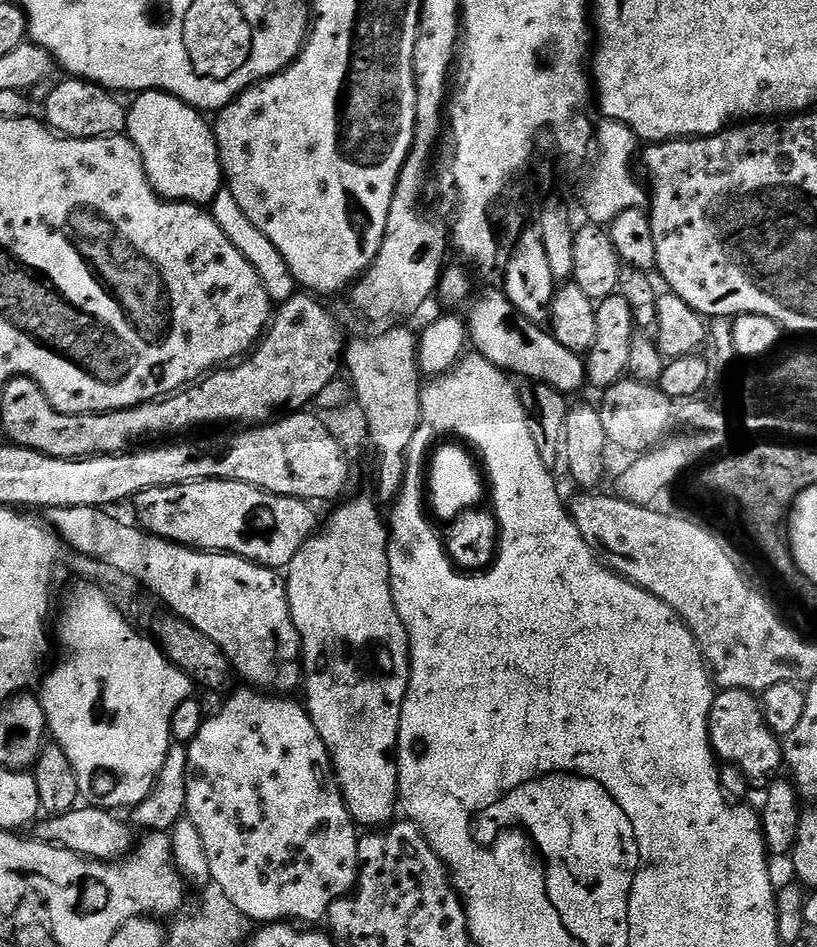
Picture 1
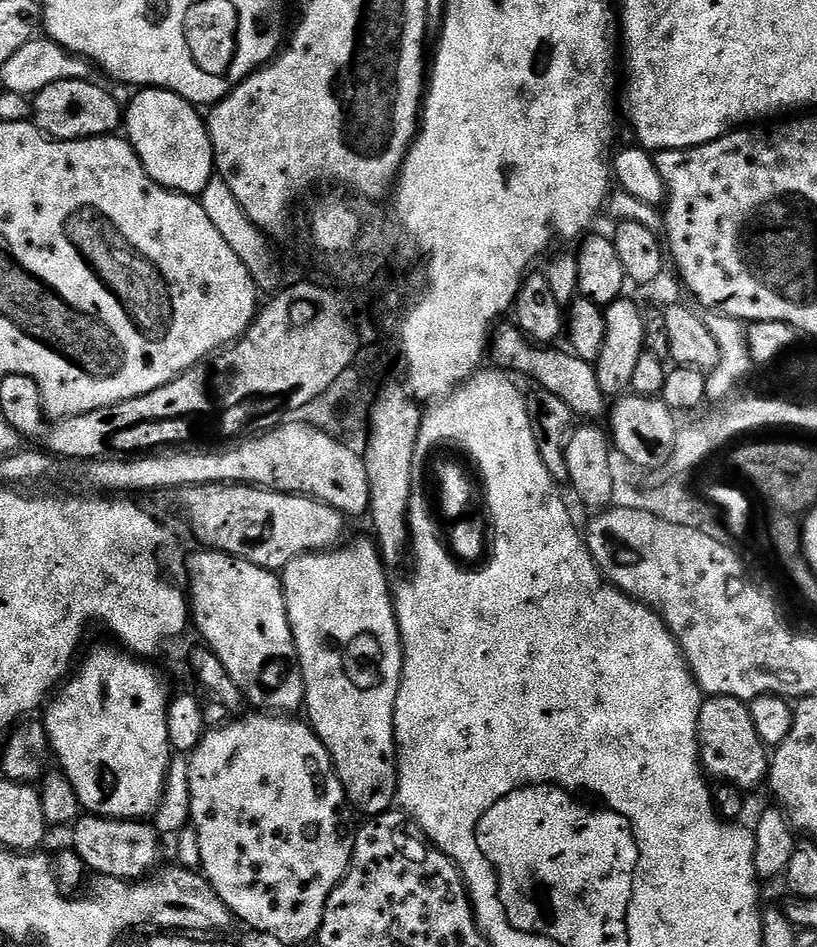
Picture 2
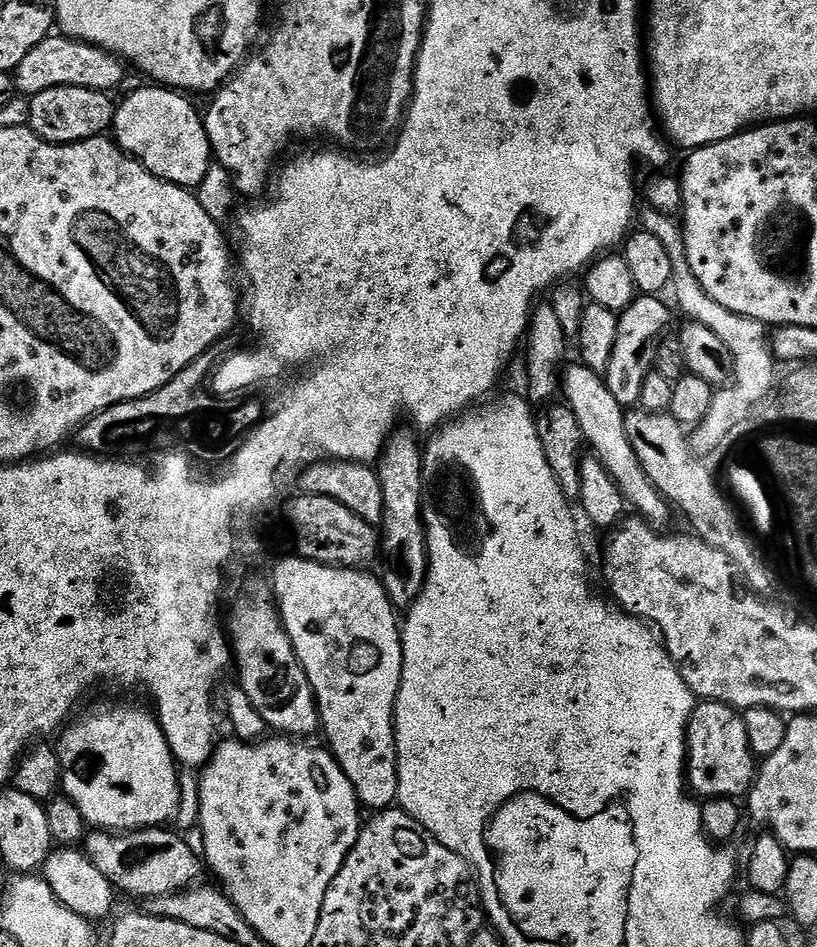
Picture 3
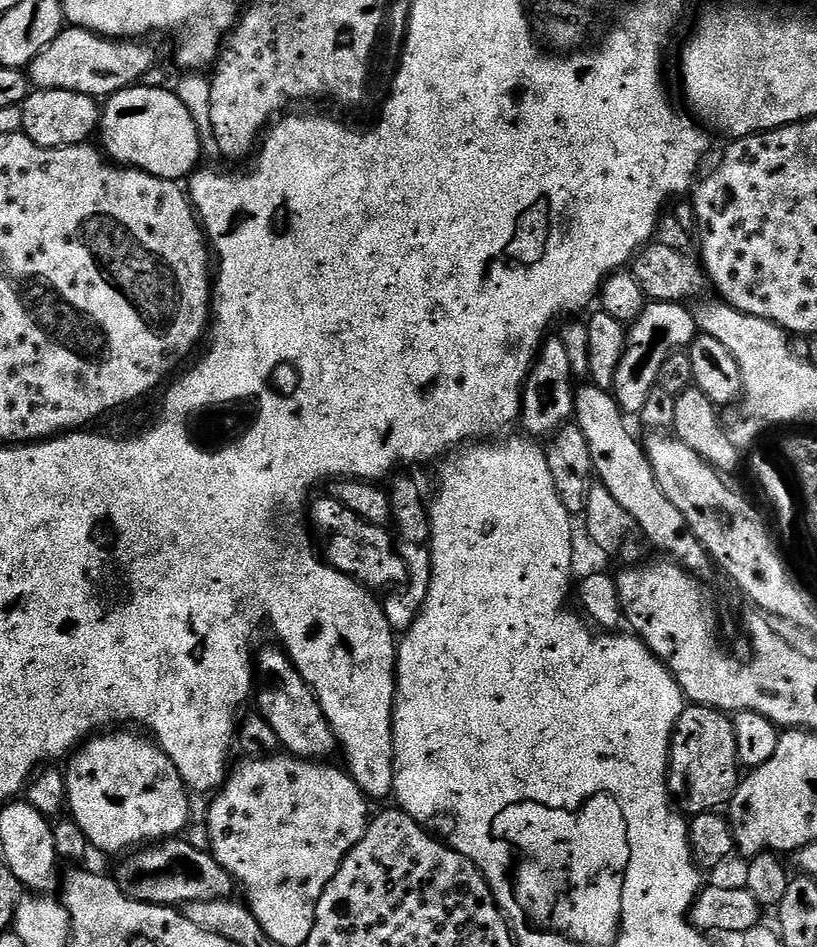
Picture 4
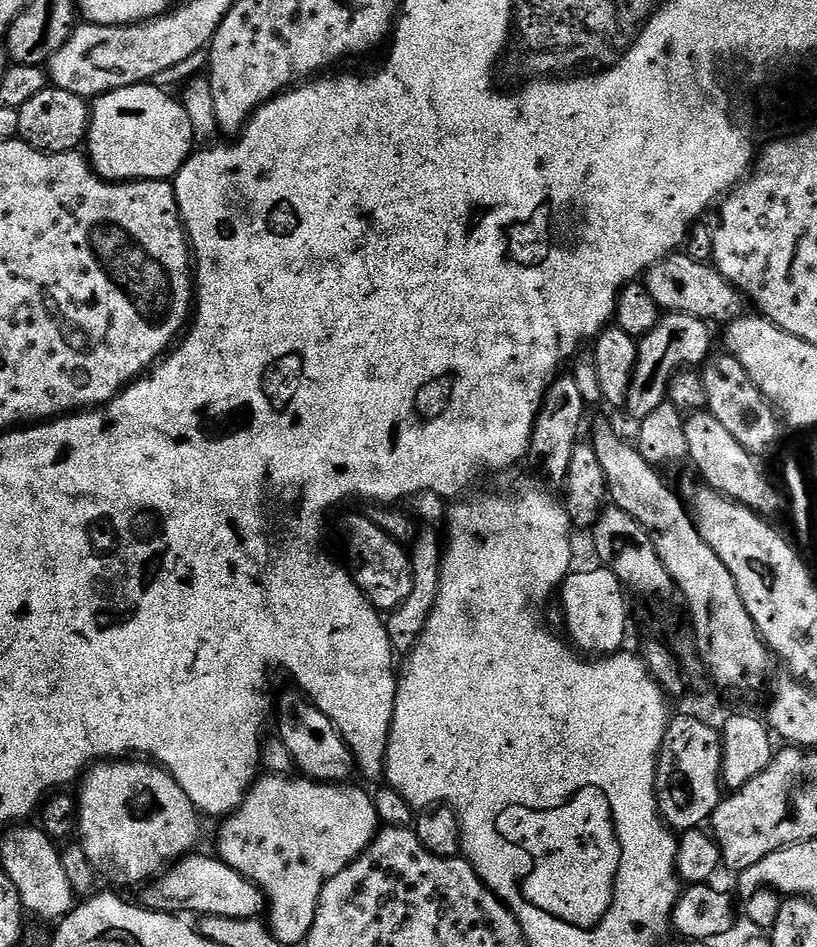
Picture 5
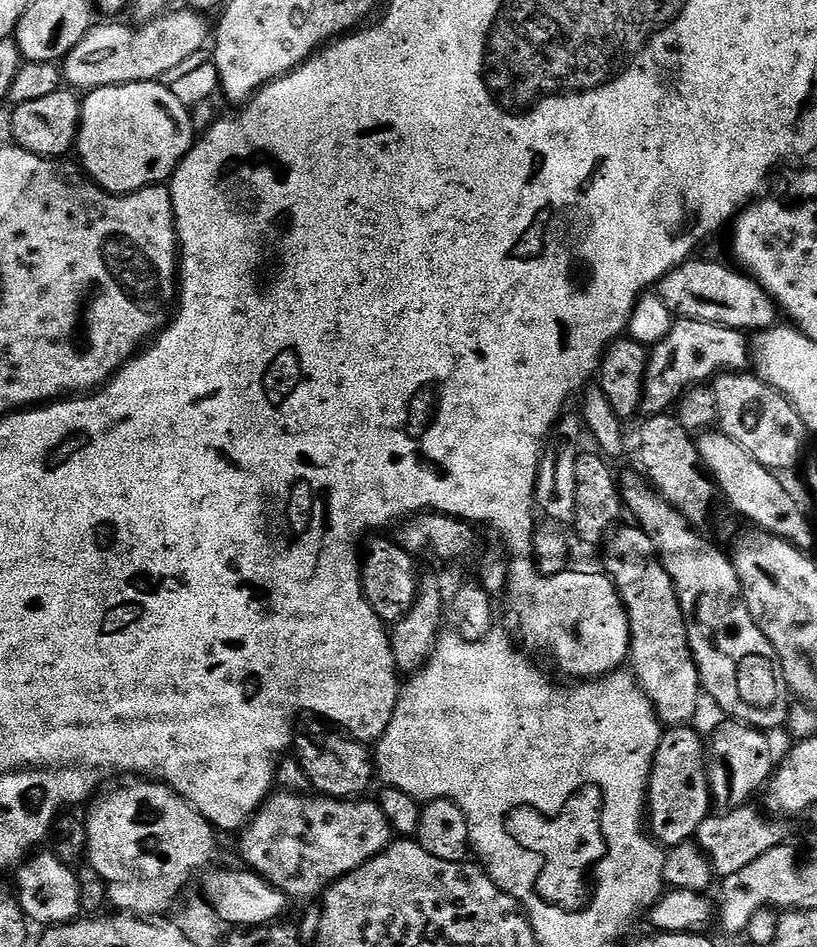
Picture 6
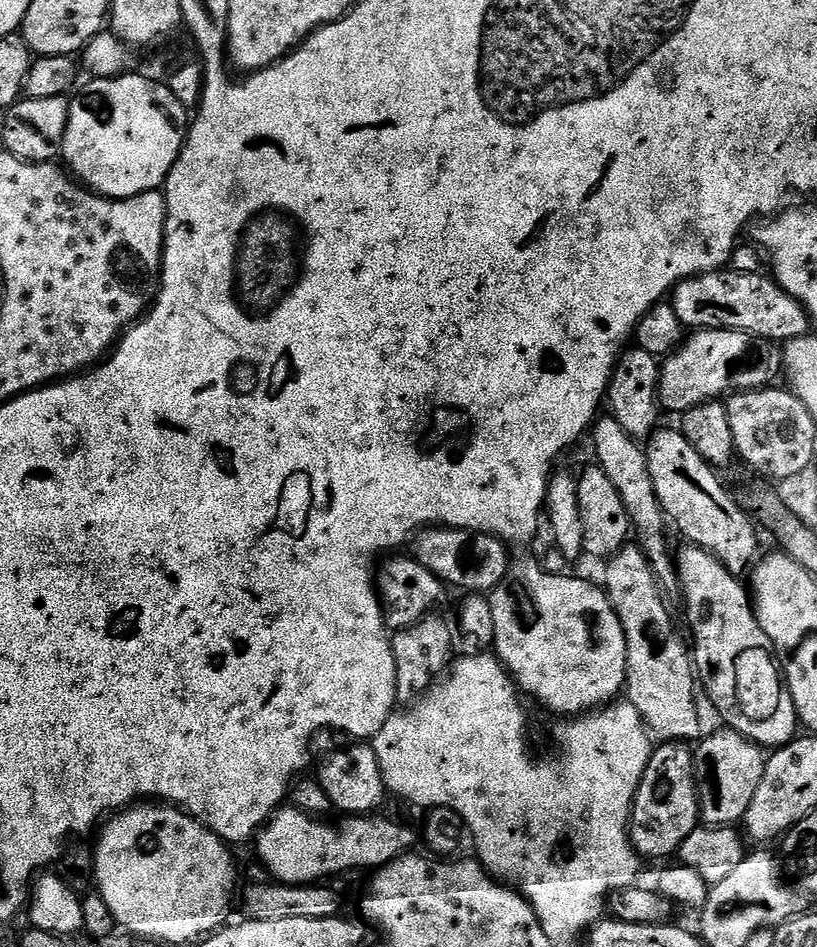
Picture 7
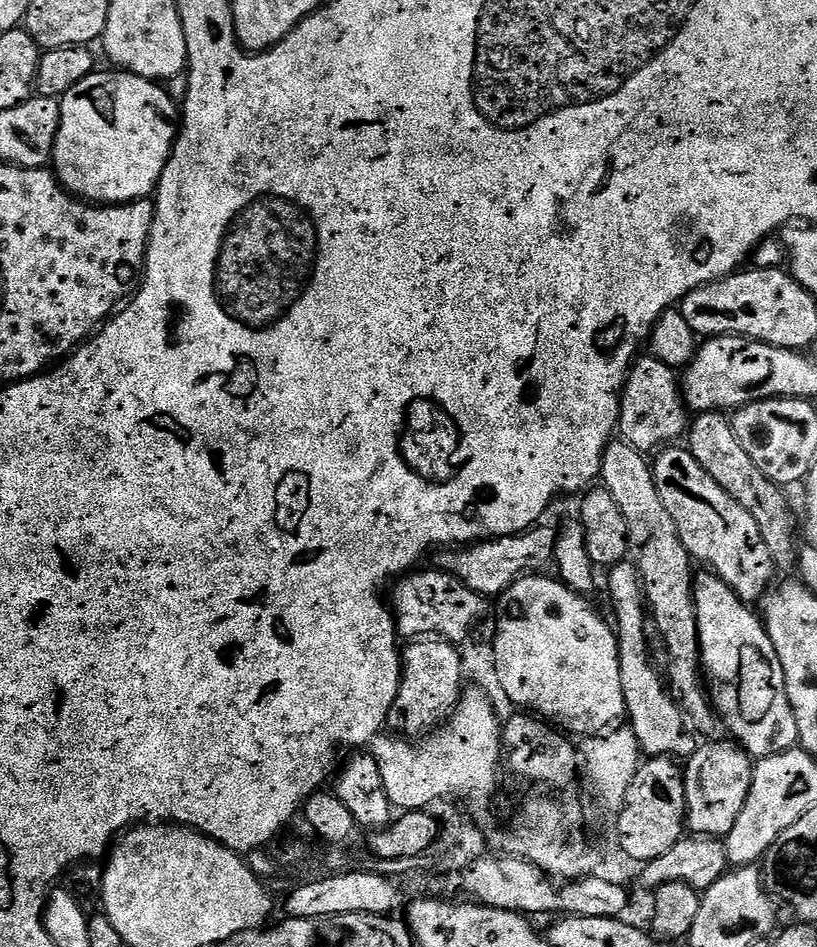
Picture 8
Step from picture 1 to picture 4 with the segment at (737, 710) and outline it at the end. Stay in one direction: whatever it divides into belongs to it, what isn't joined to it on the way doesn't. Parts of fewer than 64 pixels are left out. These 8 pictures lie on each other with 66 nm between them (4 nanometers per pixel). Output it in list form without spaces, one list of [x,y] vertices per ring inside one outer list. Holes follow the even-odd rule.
[[[685,707],[672,733],[668,769],[668,790],[679,811],[693,818],[723,809],[723,804],[724,807],[731,805],[741,779],[732,720],[714,708]]]

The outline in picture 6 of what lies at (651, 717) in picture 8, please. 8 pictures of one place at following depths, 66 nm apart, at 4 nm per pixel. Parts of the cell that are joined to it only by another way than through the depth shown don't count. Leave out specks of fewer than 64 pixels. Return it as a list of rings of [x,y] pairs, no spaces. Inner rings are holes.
[[[631,526],[615,529],[603,541],[604,566],[602,572],[612,580],[624,606],[629,622],[629,652],[630,671],[640,685],[644,696],[656,711],[656,719],[664,726],[688,726],[696,716],[696,707],[702,700],[700,675],[696,664],[692,661],[692,652],[688,648],[688,631],[684,626],[684,615],[680,610],[680,603],[676,597],[676,587],[666,572],[659,556],[656,555],[654,542],[644,533],[643,528]]]

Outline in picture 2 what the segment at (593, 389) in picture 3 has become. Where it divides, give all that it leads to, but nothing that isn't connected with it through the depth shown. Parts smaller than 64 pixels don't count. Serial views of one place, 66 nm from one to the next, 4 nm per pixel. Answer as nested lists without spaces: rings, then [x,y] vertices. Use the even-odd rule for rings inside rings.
[[[501,323],[490,336],[490,352],[491,355],[496,355],[496,360],[500,363],[497,365],[501,369],[512,374],[521,372],[522,375],[529,376],[536,383],[533,385],[562,398],[562,402],[566,402],[566,406],[570,406],[573,417],[579,418],[581,421],[596,422],[599,421],[598,418],[603,412],[605,415],[606,397],[598,386],[598,378],[593,365],[588,364],[582,358],[573,356],[571,351],[555,352],[557,350],[555,347],[534,344],[516,327],[515,323],[504,323]]]

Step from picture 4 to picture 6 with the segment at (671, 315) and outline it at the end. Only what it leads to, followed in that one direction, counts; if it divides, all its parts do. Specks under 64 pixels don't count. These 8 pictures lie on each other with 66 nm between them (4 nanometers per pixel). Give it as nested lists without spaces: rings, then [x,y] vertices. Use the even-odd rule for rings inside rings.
[[[677,319],[667,338],[651,349],[644,379],[643,407],[649,408],[647,411],[652,414],[667,413],[689,388],[707,385],[721,373],[747,373],[753,360],[749,337],[741,329]]]

